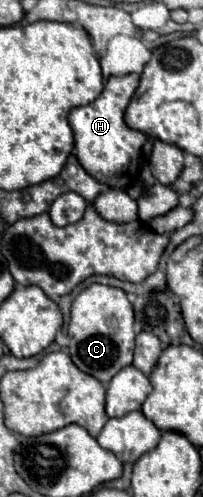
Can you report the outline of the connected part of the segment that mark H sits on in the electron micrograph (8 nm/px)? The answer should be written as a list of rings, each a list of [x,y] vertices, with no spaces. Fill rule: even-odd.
[[[138,74],[126,76],[110,76],[104,84],[102,94],[88,106],[78,106],[70,110],[68,122],[74,132],[74,148],[76,158],[82,168],[102,184],[114,190],[126,190],[138,178],[138,160],[142,144],[146,142],[146,134],[132,130],[124,122],[124,110],[138,88]]]

